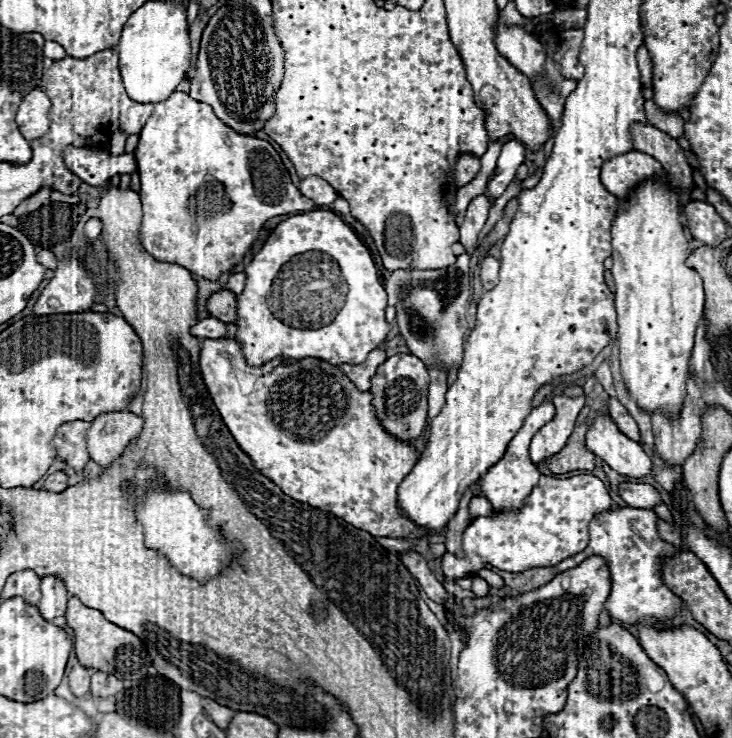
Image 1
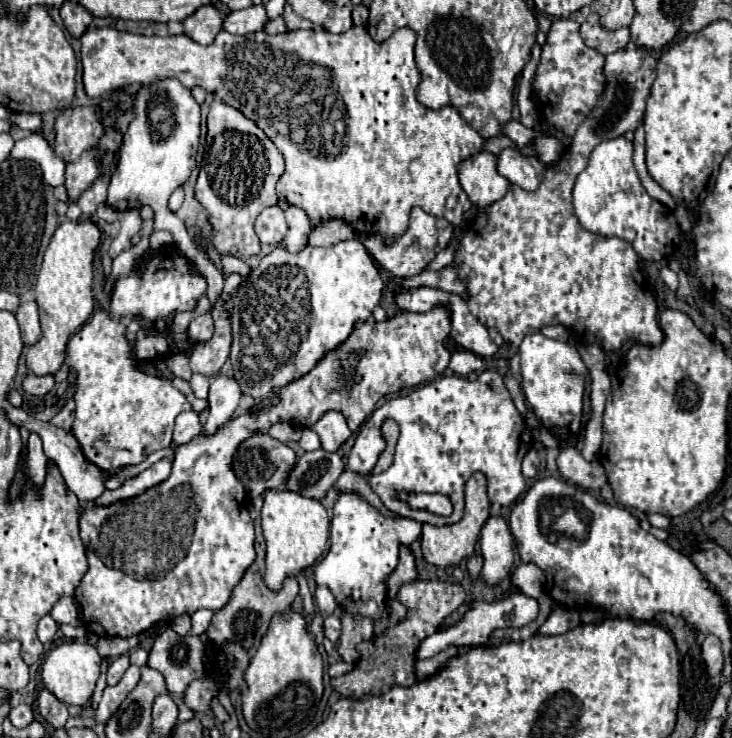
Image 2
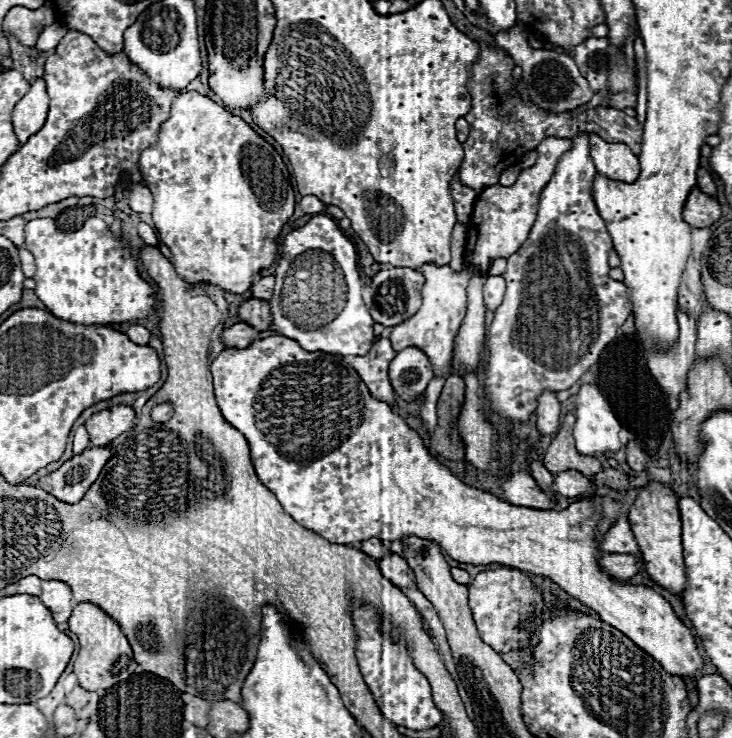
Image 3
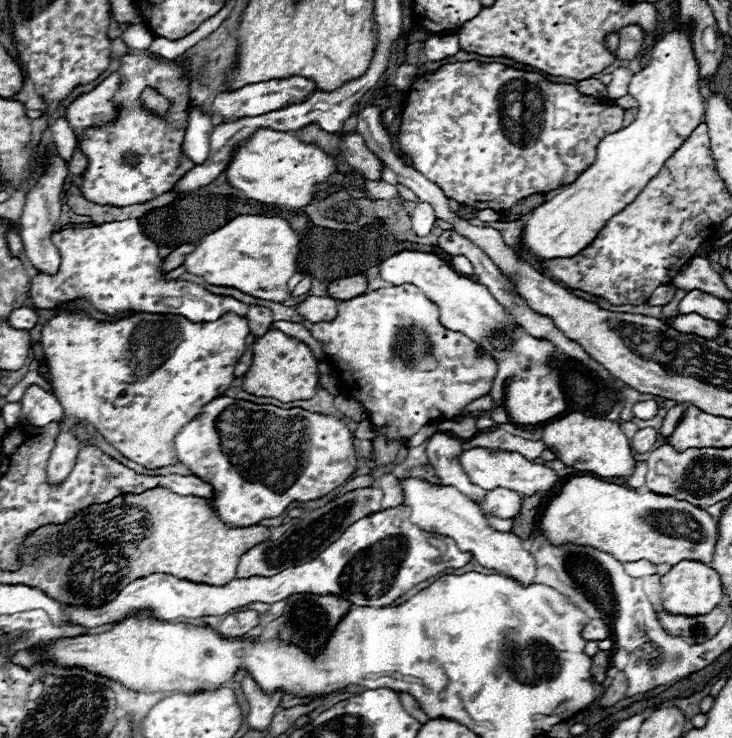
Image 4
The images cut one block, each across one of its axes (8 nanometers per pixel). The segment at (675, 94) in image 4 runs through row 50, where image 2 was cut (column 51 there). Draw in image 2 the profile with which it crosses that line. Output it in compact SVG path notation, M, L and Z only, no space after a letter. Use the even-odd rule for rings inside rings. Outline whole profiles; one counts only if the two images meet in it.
M70 640L66 644L60 644L58 648L54 648L46 656L40 676L42 676L46 690L50 690L60 702L84 706L94 692L94 686L96 686L96 680L98 680L98 674L100 674L100 662L102 662L102 658L98 654L96 646L92 646L88 642Z

